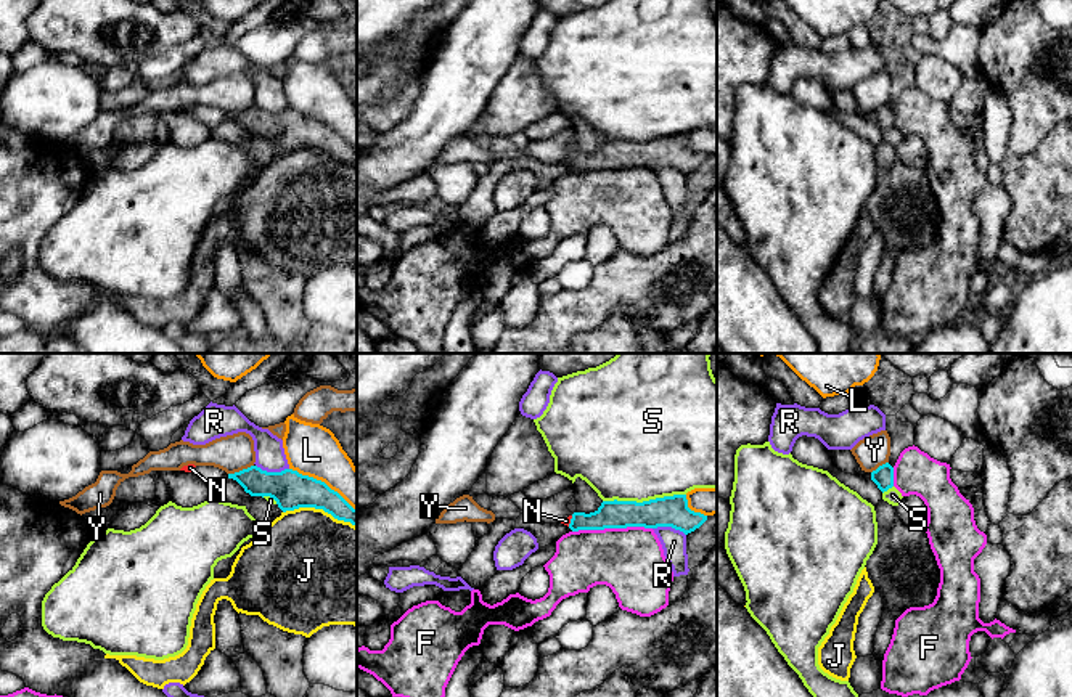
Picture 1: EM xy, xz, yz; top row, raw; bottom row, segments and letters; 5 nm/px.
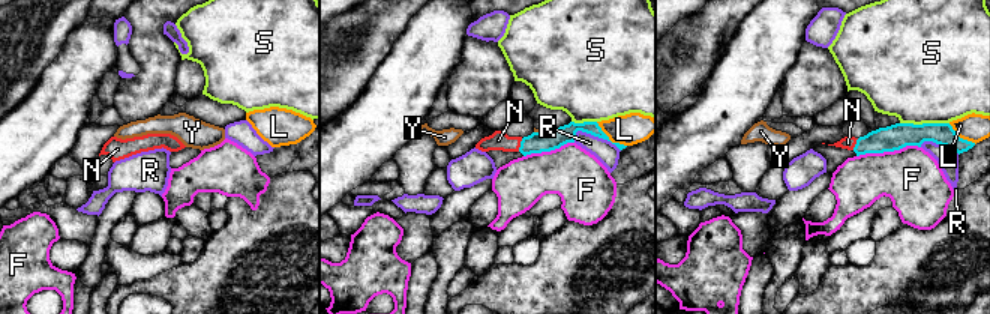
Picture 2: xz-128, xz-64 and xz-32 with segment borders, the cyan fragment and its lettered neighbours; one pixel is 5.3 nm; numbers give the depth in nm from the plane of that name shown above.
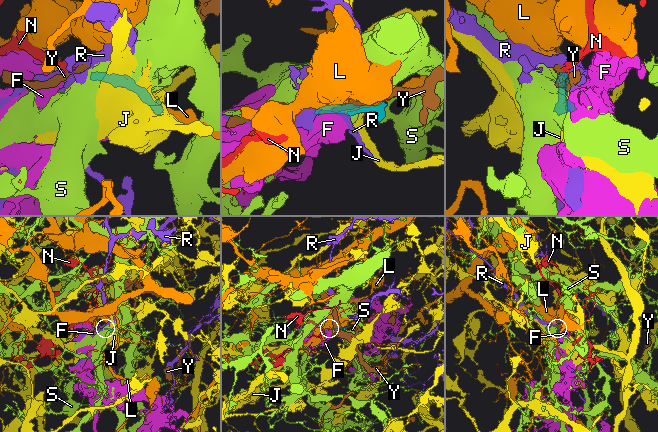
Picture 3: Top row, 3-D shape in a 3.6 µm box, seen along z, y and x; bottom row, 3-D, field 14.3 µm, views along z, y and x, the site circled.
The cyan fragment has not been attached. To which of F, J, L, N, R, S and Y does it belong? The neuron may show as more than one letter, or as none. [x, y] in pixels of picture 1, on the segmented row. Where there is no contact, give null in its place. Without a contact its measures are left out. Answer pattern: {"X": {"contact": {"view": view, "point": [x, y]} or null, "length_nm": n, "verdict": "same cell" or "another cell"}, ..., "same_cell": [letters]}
{"F": {"contact": {"view": "xz", "point": [611, 527]}, "length_nm": 400, "verdict": "another cell"}, "J": {"contact": {"view": "xy", "point": [320, 508]}, "length_nm": 380, "verdict": "another cell"}, "L": {"contact": {"view": "xy", "point": [323, 482]}, "length_nm": 400, "verdict": "another cell"}, "N": {"contact": {"view": "xz", "point": [571, 521]}, "length_nm": 60, "verdict": "same cell"}, "R": {"contact": {"view": "xy", "point": [272, 472]}, "length_nm": 170, "verdict": "another cell"}, "S": {"contact": {"view": "xz", "point": [643, 501]}, "length_nm": 420, "verdict": "another cell"}, "Y": {"contact": {"view": "xy", "point": [240, 471]}, "length_nm": 140, "verdict": "another cell"}, "same_cell": ["N"]}

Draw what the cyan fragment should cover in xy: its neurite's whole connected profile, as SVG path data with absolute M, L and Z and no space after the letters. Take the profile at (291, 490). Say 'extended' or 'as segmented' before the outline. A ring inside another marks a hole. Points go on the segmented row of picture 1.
as segmented; M251 466L228 474L228 479L236 480L251 496L273 498L283 512L315 507L357 527L357 509L325 482L302 475L297 471L267 472Z

